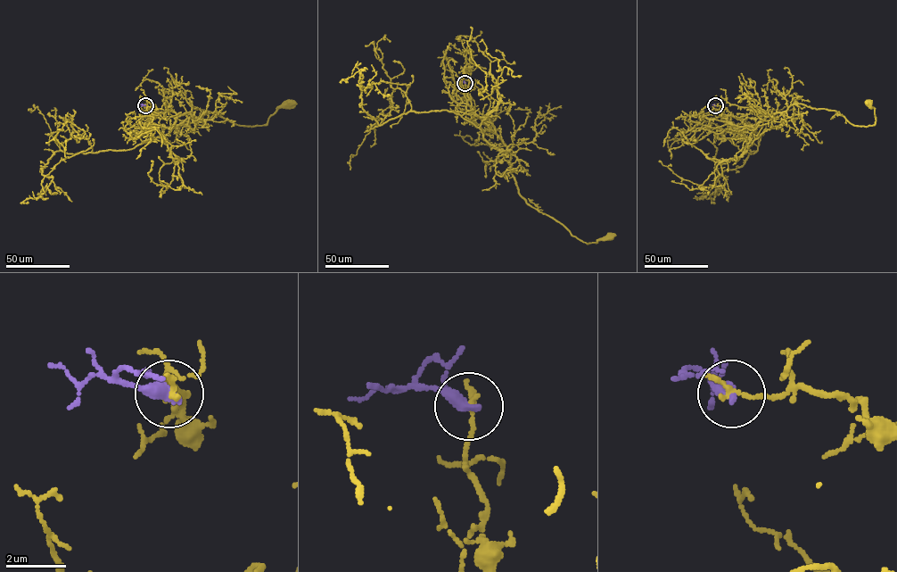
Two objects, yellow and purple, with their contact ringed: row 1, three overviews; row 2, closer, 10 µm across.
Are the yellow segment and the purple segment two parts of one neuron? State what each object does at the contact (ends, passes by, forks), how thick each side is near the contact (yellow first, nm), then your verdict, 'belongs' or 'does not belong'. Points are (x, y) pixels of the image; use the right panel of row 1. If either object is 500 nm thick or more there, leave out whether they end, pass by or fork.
yellow ends | purple ends | 200/440 nm | does not belong

